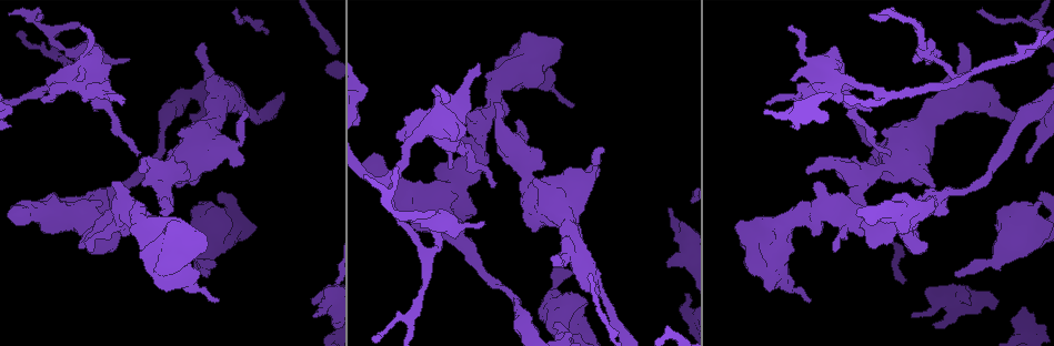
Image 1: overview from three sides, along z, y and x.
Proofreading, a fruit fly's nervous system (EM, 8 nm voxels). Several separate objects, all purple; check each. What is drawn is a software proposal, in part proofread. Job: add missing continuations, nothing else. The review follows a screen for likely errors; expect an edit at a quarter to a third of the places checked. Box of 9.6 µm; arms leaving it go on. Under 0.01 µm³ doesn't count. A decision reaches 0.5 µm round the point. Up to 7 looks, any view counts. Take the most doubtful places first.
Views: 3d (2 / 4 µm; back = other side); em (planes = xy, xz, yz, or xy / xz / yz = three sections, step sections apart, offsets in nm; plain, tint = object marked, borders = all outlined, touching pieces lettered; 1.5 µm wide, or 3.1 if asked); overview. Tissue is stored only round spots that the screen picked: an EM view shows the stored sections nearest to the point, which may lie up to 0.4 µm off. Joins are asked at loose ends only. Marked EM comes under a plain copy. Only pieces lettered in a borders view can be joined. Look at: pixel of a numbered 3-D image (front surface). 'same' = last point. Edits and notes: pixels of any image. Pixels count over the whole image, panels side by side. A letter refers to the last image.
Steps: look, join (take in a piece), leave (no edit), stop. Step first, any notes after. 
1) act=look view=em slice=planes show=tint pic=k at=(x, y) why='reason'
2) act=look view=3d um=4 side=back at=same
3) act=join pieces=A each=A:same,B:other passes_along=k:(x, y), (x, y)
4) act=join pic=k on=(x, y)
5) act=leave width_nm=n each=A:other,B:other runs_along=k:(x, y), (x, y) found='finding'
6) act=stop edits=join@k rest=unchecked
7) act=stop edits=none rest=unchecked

act=look view=em slice=planes show=borders pic=1 at=(203, 45) why='an open end'

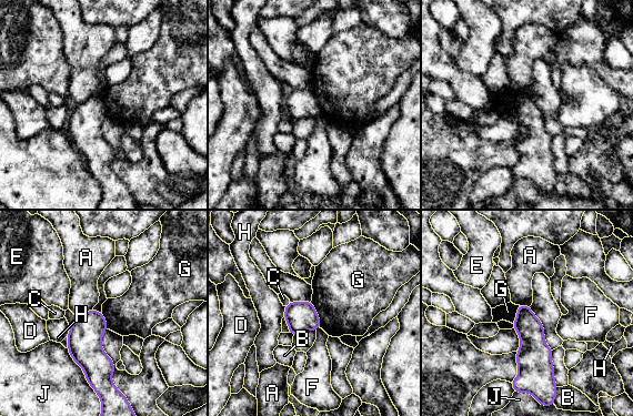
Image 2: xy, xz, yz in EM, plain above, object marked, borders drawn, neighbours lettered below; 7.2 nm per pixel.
act=leave each=A:other,B:other,C:other,D:other,E:other,F:other,G:other,H:other,J:other border=2:(311, 301), (318, 315), (320, 327) found='no lettered piece goes on from it'

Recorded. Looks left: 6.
act=look view=3d um=2 pic=1 at=(869, 109) why='branch stops here'

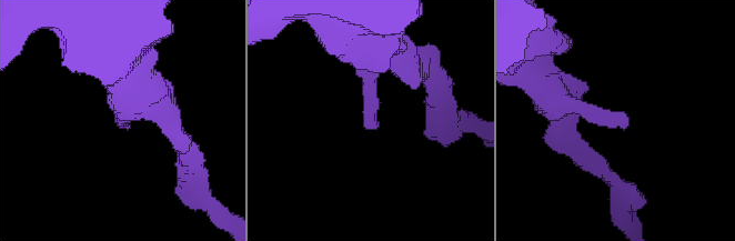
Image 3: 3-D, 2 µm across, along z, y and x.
act=look view=em slice=planes show=borders pic=3 at=(130, 127) why='need the tissue'

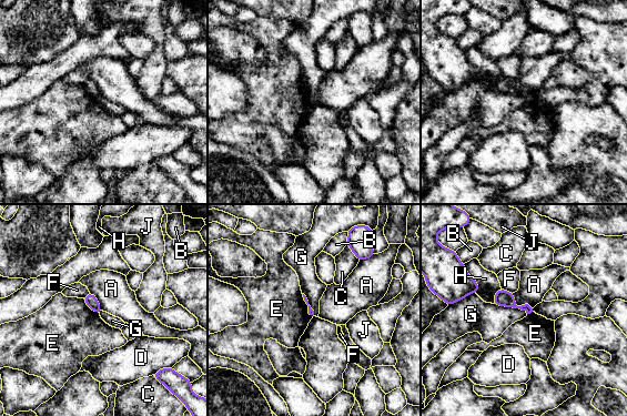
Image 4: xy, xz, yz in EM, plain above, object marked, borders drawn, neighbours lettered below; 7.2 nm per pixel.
act=leave each=A:other,B:other,C:other,D:other,E:other,F:other,G:other,H:other,J:other border=4:(494, 303), (518, 307), (527, 313) found='no lettered piece goes on from it'

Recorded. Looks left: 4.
act=look view=em slice=xz step=8 show=borders pic=1 at=(788, 28) why='tapers out'

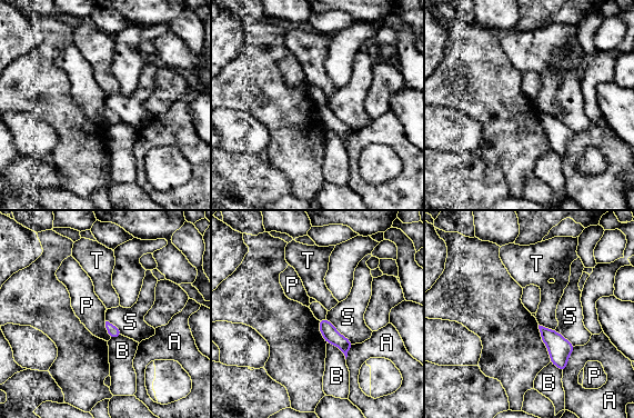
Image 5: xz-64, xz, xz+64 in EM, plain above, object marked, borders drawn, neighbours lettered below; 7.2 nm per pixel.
act=leave longest_contact=S:280nm each=A:other,B:other,P:other,S:other,T:other border=5:(104, 321), (104, 327), (110, 338) found='none of them fits'

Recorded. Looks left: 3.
act=stop edits=none rest=unchecked

